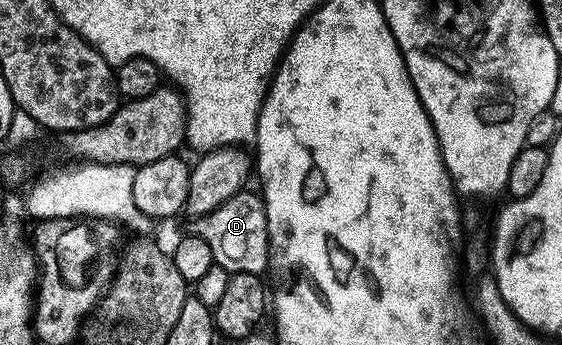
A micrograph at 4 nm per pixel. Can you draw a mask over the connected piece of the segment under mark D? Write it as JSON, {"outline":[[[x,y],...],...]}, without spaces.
{"outline":[[[248,192],[235,193],[229,201],[222,202],[213,213],[197,217],[191,222],[191,232],[210,243],[213,262],[230,275],[260,275],[268,269],[268,216],[264,210],[264,199],[259,192]]]}

